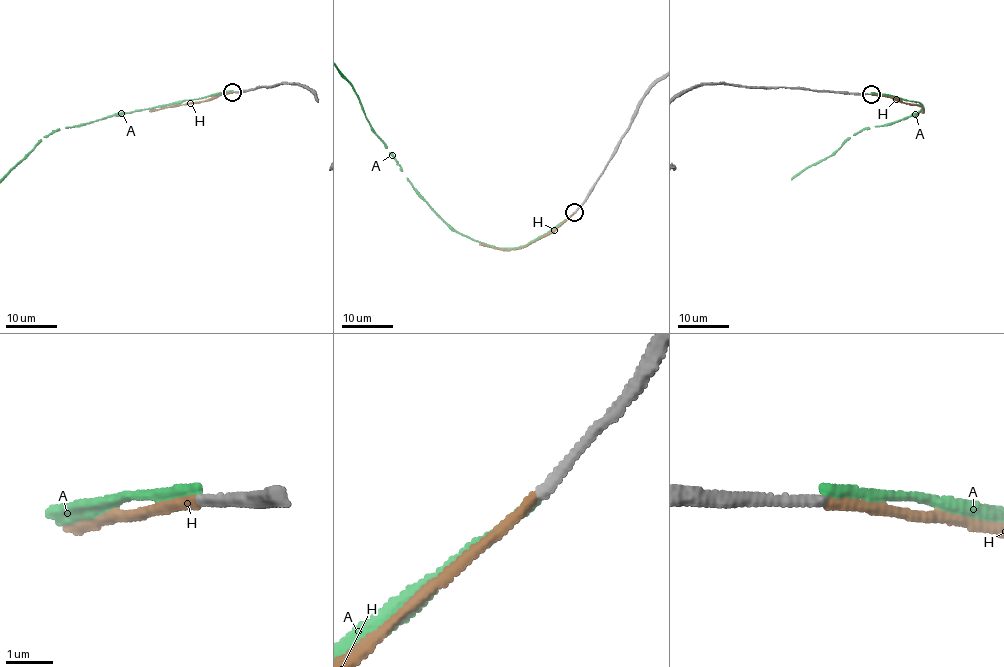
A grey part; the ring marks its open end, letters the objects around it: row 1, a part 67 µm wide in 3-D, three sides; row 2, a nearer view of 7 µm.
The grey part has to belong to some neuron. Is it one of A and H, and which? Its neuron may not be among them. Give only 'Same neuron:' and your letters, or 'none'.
Same neuron: H

